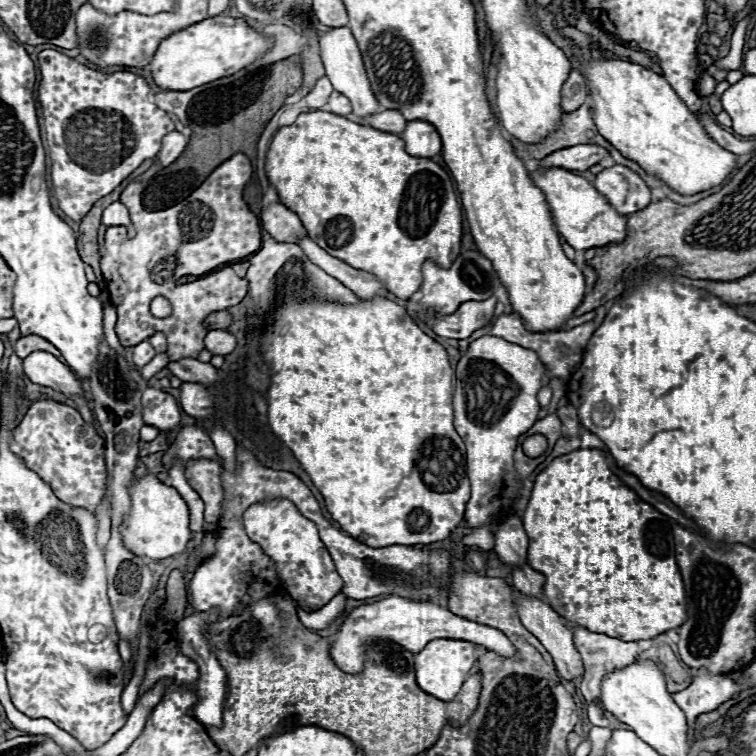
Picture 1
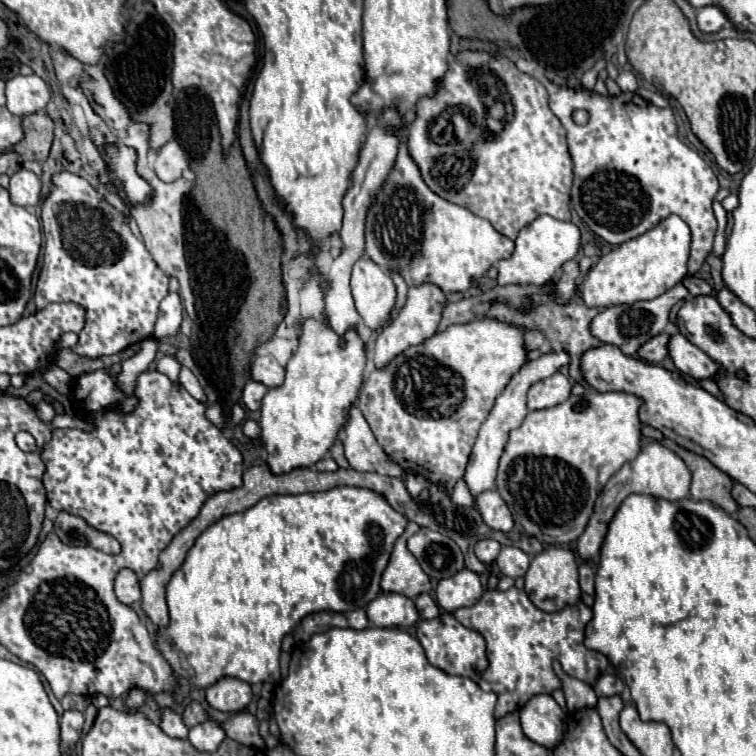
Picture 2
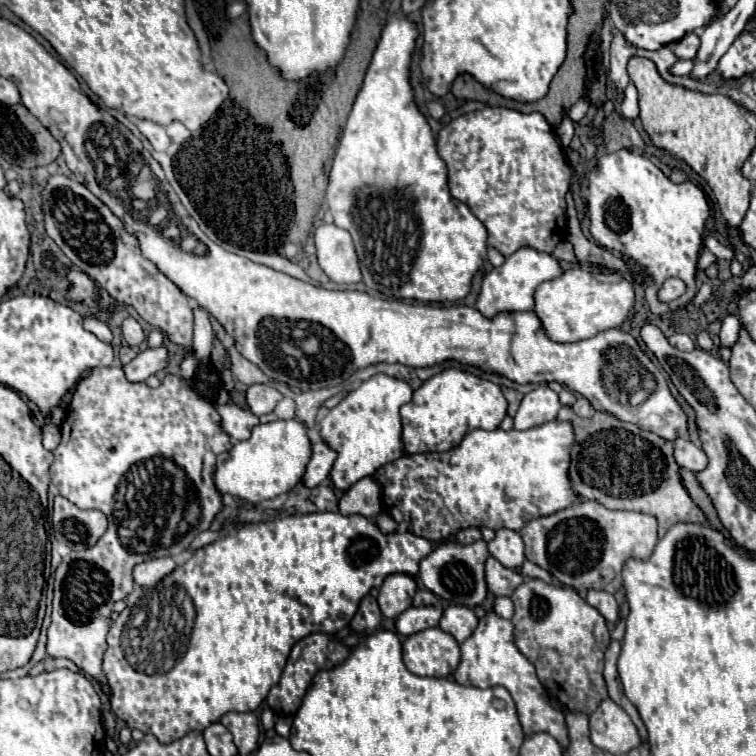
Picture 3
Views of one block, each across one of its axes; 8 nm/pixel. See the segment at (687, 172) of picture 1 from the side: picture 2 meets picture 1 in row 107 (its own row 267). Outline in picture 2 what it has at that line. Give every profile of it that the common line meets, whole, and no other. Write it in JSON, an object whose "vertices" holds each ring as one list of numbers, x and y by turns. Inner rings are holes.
{"vertices":[[668,216,650,232,616,246,604,254,584,276,580,296,588,308,608,308,618,304,634,304,652,300,686,276,686,262,690,254,690,228,678,216]]}

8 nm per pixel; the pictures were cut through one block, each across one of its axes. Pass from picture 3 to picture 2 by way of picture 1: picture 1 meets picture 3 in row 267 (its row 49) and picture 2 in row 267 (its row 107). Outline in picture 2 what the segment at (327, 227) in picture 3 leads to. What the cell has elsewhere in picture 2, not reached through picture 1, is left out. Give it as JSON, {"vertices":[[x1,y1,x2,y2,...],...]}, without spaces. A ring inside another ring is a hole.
{"vertices":[[360,258,352,268,352,296,364,326,380,328,396,302,396,286,388,272,370,258]]}

